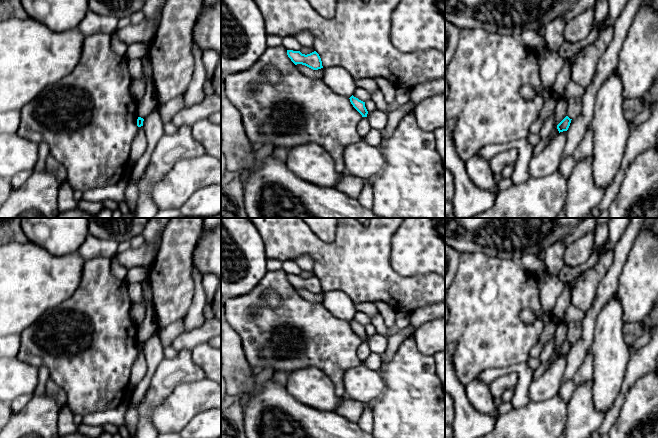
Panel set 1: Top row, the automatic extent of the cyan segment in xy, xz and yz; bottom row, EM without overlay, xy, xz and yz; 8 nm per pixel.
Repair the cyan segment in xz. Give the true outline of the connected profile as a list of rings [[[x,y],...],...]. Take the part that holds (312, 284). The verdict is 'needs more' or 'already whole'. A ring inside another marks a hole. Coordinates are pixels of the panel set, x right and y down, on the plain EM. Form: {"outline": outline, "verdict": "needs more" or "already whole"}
{"outline": [[[287,274],[287,279],[295,289],[302,288],[313,294],[323,292],[321,282],[316,275],[305,279],[300,275]]], "verdict": "already whole"}

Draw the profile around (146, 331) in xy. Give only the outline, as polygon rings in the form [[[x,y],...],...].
[[[148,279],[143,281],[141,284],[147,309],[145,319],[137,325],[137,340],[144,343],[154,334],[155,331],[157,331],[158,324],[156,321],[155,310],[152,301],[151,285]]]

